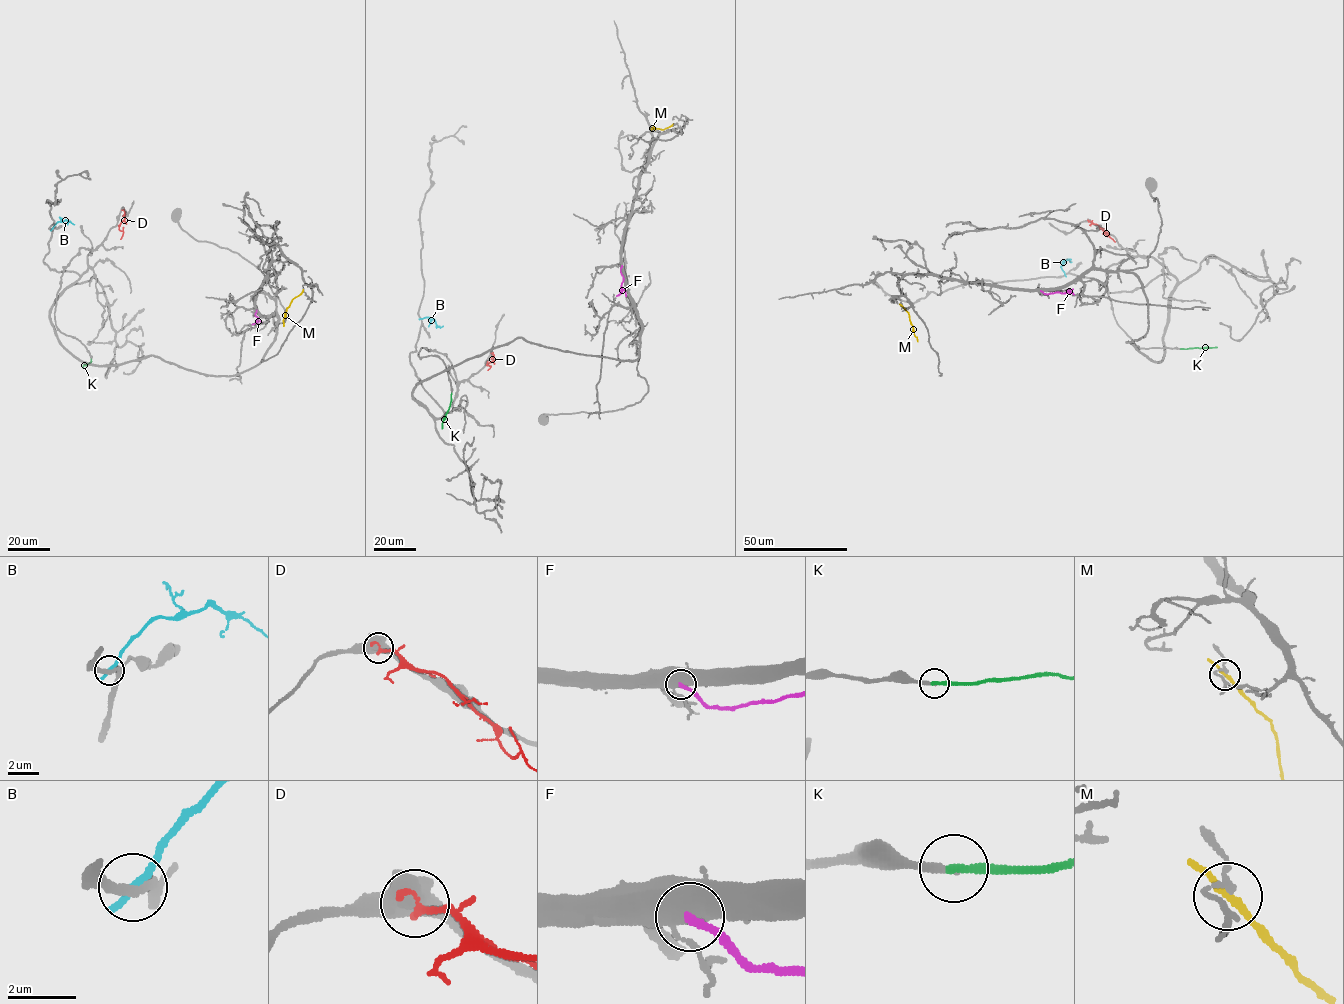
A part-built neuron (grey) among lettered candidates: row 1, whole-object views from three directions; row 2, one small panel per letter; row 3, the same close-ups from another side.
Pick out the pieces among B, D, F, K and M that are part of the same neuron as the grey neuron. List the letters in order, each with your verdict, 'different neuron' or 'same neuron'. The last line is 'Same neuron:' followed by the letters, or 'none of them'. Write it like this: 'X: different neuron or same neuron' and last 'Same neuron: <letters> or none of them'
B: different neuron
D: different neuron
F: different neuron
K: same neuron
M: different neuron
Same neuron: K

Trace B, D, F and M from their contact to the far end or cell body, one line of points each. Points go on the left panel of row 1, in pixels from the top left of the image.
B: (52, 229), (57, 222), (66, 220), (74, 224)
D: (123, 209), (125, 218), (119, 226), (123, 232), (120, 239)
F: (256, 310), (258, 319), (252, 324)
M: (302, 292), (287, 309), (283, 326)

